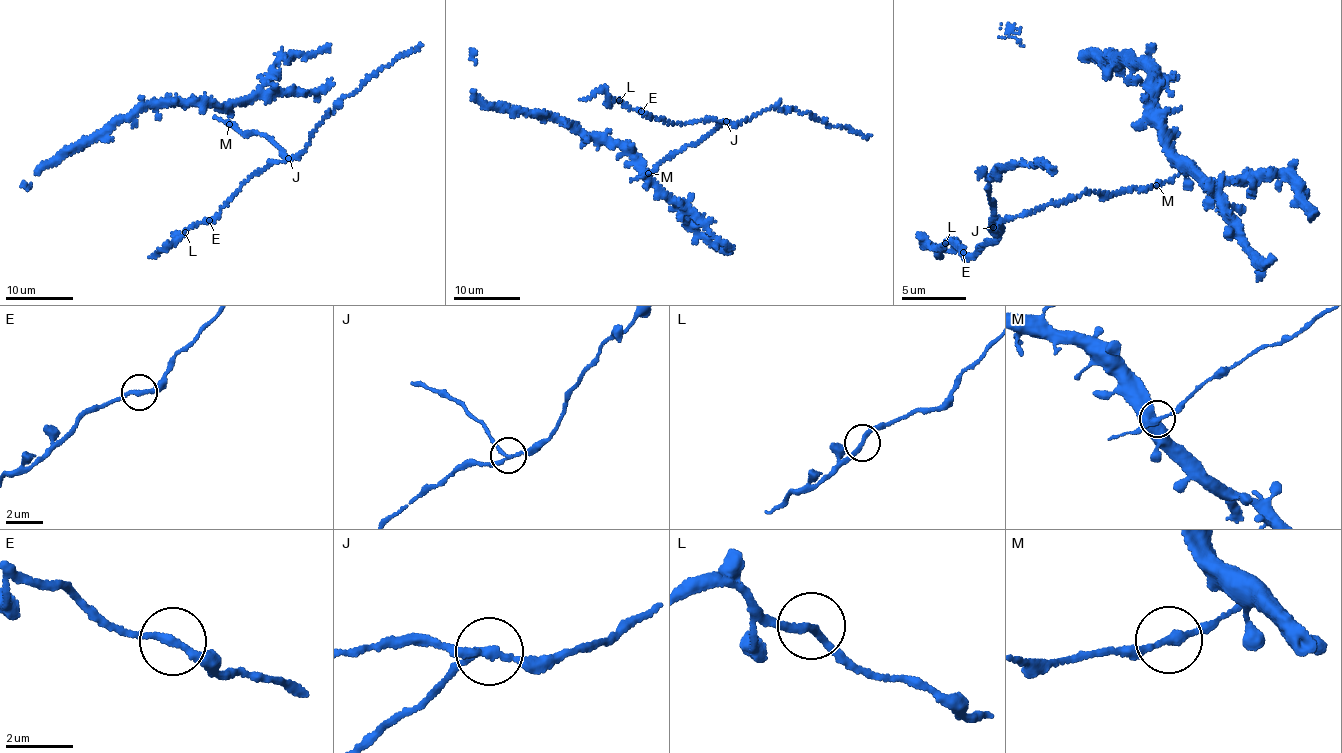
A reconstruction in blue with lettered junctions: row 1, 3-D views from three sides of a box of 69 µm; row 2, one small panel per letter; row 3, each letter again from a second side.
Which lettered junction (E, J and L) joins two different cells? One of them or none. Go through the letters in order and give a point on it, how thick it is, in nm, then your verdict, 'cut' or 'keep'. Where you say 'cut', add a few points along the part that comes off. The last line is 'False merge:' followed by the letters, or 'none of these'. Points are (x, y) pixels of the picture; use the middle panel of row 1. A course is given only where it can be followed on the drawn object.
E: at (641, 111); 200 nm thick; keep
J: at (726, 121); 200 nm thick; cut; foreign part runs (726, 121), (651, 172), (630, 180)
L: at (619, 100); 220 nm thick; keep
False merge: J

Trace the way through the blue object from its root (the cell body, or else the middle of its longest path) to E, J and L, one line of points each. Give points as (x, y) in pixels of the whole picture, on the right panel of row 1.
E: (1148, 189), (1110, 197), (1085, 193), (991, 228), (997, 217), (999, 239), (963, 252)
J: (1148, 189), (1112, 194), (1110, 197), (1099, 192), (1085, 193), (1055, 206), (1024, 211), (993, 226)
L: (1148, 189), (1110, 197), (1085, 193), (991, 228), (997, 217), (999, 239), (967, 256), (965, 247), (945, 243)

